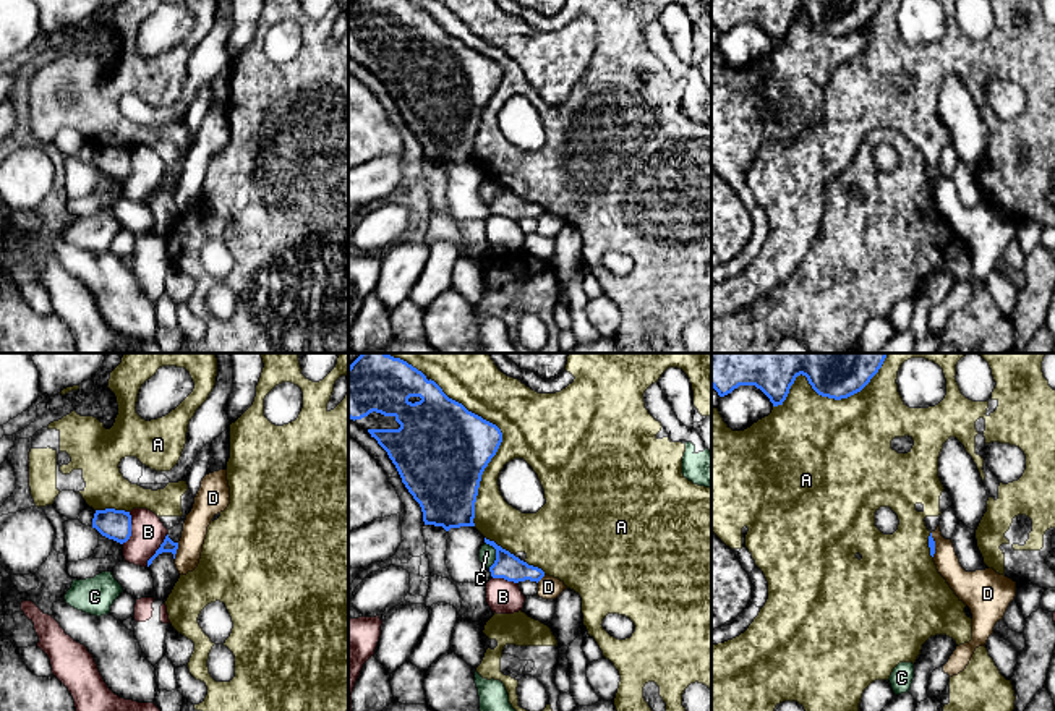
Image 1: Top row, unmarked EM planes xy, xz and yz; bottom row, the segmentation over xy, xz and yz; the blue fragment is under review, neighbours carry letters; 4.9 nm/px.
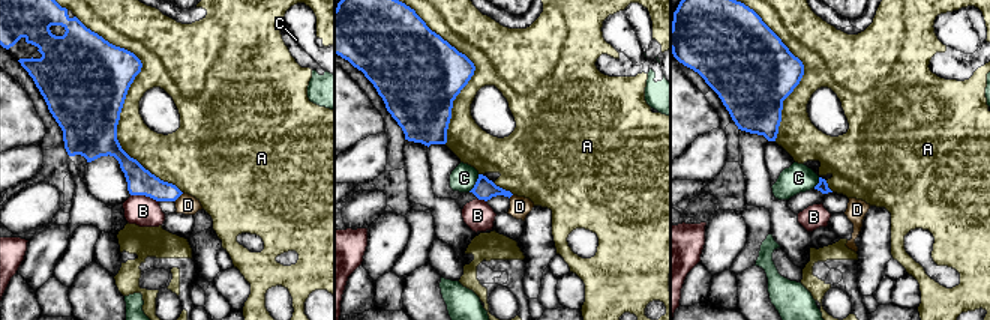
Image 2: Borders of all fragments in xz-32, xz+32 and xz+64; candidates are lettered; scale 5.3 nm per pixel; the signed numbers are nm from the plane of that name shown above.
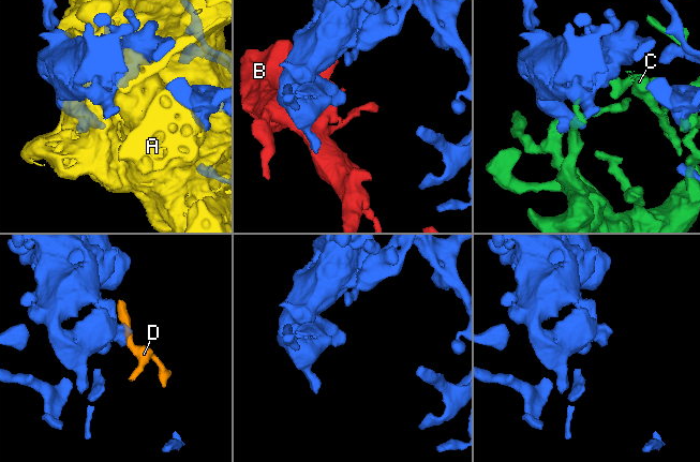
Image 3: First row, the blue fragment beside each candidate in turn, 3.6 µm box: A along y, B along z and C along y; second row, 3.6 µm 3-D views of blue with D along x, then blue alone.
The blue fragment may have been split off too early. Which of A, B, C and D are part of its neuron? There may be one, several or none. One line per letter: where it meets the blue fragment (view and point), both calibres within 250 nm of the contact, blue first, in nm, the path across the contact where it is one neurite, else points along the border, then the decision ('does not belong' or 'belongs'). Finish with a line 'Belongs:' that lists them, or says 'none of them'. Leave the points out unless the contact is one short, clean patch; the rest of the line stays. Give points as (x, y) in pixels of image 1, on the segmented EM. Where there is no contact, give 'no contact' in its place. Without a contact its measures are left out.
A: meets blue in xz at (501, 441); 400 nm thick on the blue side, 380 nm on the other; does not belong
B: meets blue in xy at (130, 528); 150 nm thick on the blue side, 170 nm on the other; does not belong
C: meets blue in xz at (496, 554); 130 nm thick on the blue side, 80 nm on the other; does not belong
D: meets blue in xy at (175, 551); 60 nm thick on the blue side, 130 nm on the other; border along xy (179, 543), (174, 557); does not belong
Belongs: none of them

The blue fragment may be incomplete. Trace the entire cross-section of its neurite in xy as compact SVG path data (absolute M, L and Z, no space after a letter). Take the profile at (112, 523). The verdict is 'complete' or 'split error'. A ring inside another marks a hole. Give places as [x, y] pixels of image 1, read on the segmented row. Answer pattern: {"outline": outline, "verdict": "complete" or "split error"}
{"outline": "M115 509L96 510L92 528L102 536L123 544L131 536L131 515L130 512Z", "verdict": "complete"}

